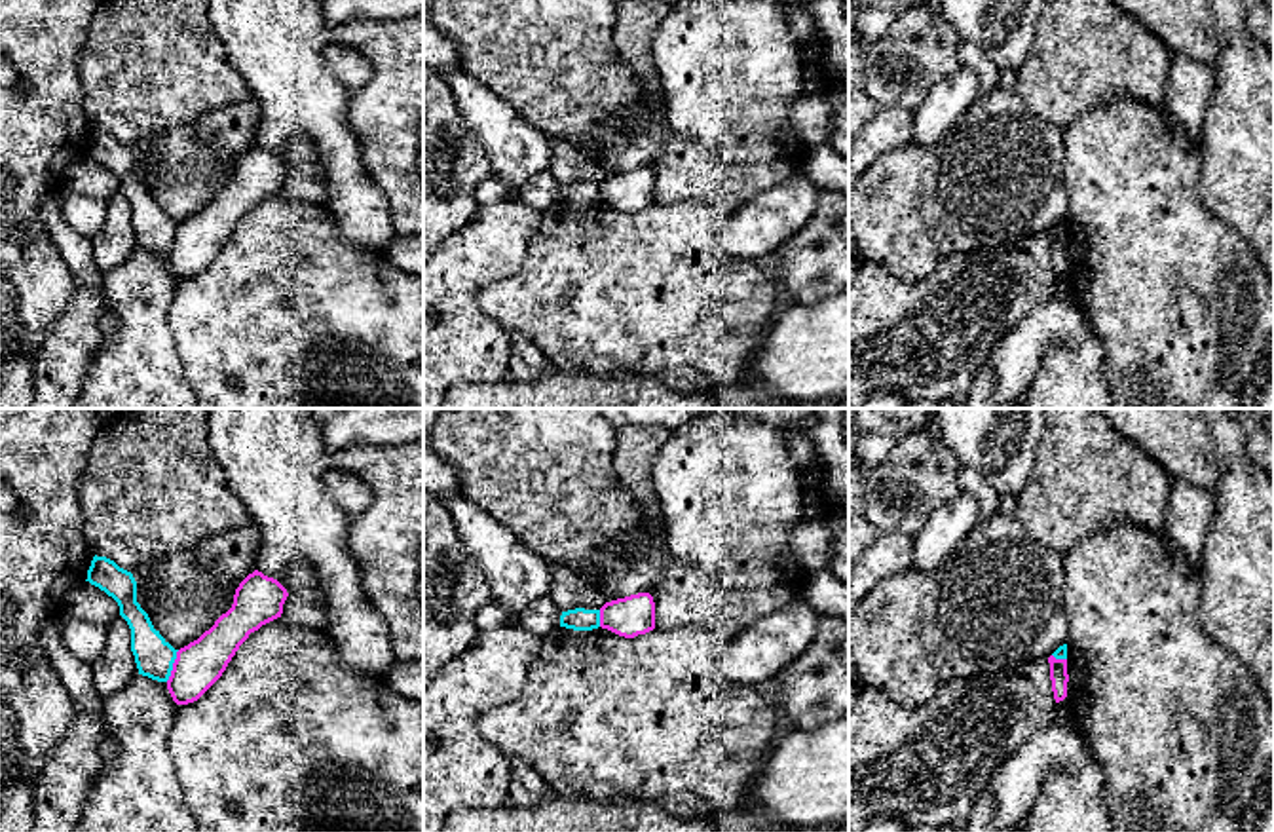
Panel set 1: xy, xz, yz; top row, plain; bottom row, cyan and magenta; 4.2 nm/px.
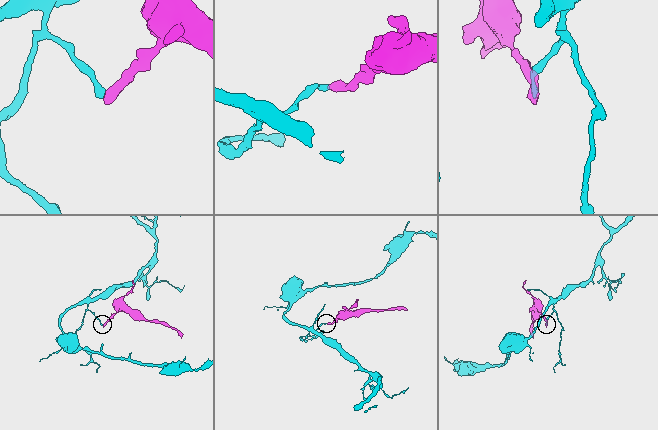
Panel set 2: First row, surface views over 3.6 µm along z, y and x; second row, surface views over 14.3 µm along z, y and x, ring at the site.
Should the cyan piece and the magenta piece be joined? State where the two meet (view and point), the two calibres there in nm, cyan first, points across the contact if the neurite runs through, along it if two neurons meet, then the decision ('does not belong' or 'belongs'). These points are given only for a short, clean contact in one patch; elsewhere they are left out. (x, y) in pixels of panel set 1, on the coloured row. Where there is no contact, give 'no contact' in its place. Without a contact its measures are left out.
meets cyan in xy at (171, 665); 170 nm thick on the cyan side, 200 nm on the other; border along xy (179, 650), (171, 675), (166, 680); does not belong

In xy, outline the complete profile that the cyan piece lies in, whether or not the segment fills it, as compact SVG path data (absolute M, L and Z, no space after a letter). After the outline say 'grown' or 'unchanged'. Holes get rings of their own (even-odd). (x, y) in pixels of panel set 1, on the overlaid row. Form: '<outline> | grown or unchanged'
M95 555L85 581L118 602L120 615L131 629L131 652L139 674L167 682L178 650L154 629L148 614L137 602L137 581L133 574L120 568L114 560Z | unchanged

